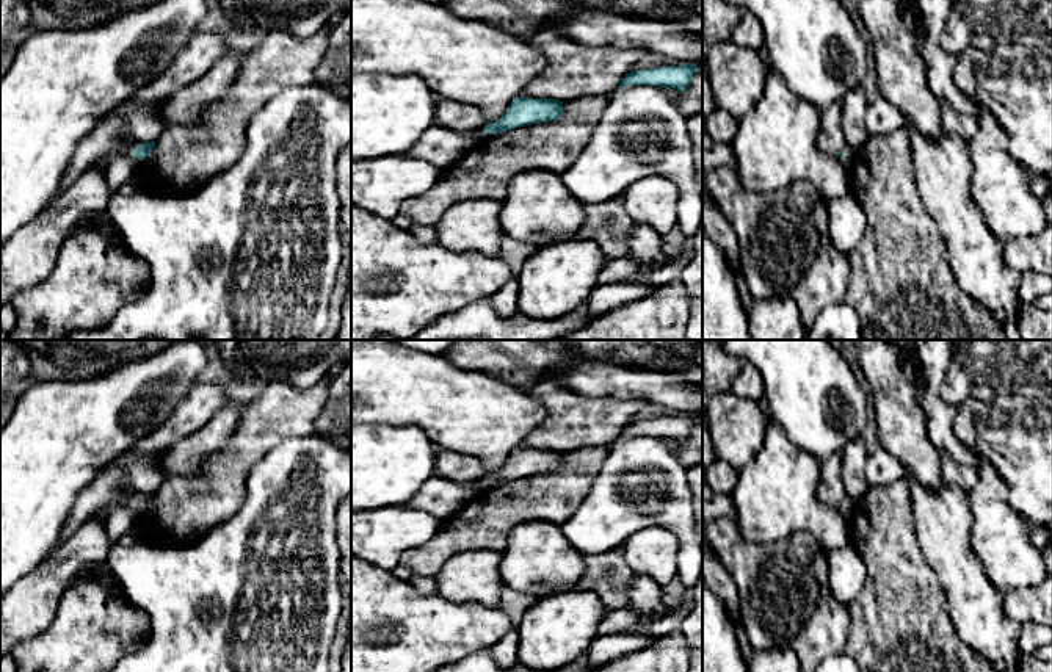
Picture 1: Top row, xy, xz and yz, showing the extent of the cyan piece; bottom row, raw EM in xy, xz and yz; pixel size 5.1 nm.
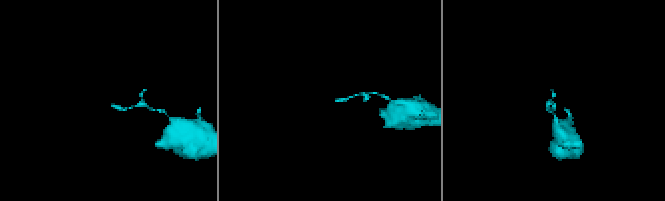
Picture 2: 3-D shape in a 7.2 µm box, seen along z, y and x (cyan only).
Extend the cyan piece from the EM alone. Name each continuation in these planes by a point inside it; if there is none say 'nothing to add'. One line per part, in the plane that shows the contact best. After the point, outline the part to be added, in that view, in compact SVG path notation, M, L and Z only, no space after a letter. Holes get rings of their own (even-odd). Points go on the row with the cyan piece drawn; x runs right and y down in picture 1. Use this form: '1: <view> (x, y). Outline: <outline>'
nothing to add

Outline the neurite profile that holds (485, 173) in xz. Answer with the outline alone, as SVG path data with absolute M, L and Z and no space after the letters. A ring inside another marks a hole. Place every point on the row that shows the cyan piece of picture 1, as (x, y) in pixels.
M586 96L563 103L563 113L555 121L486 135L477 147L447 168L444 177L434 186L406 199L400 211L419 226L434 227L444 211L455 202L467 199L495 199L502 202L506 197L510 182L525 171L539 169L563 174L588 144L607 105L608 96Z

